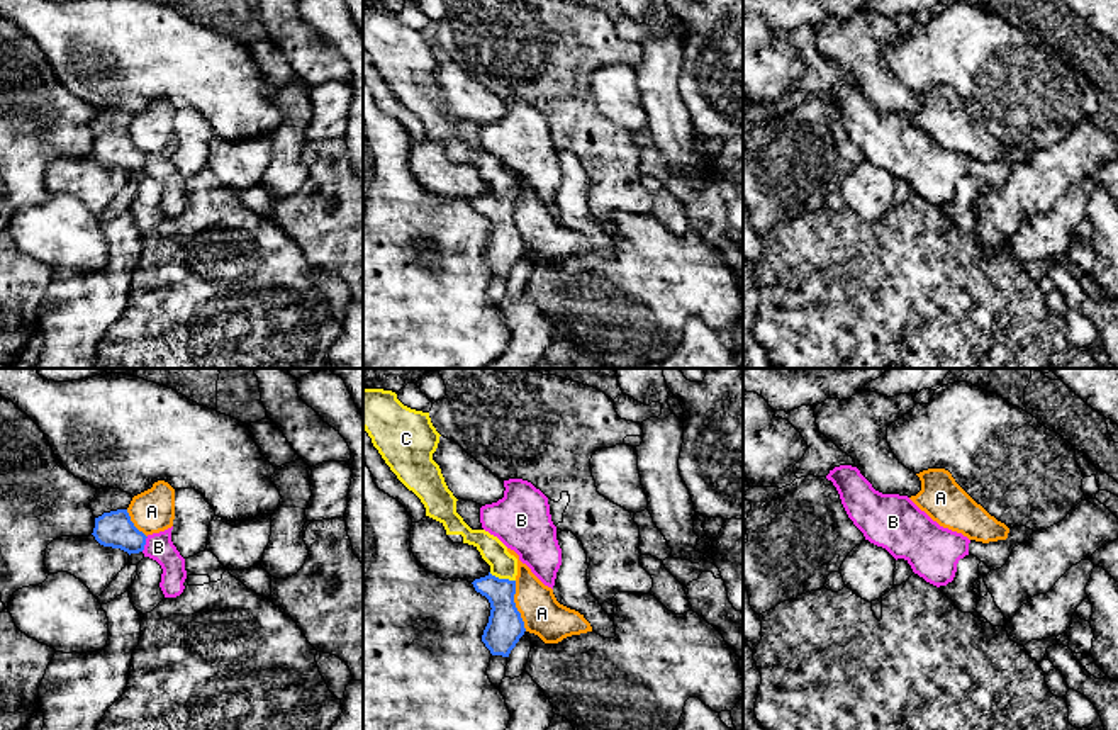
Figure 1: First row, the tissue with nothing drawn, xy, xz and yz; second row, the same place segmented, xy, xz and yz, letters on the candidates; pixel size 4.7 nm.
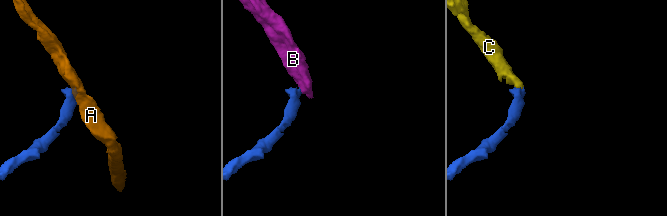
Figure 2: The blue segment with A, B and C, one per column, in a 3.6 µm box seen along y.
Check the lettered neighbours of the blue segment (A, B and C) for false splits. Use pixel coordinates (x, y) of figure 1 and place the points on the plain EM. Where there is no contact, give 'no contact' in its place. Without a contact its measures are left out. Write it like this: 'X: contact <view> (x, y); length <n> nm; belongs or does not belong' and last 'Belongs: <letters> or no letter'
A: contact xz (514, 226); length 240 nm; does not belong
B: contact xy (145, 163); length 80 nm; does not belong
C: contact xz (503, 199); length 130 nm; belongs
Belongs: C

